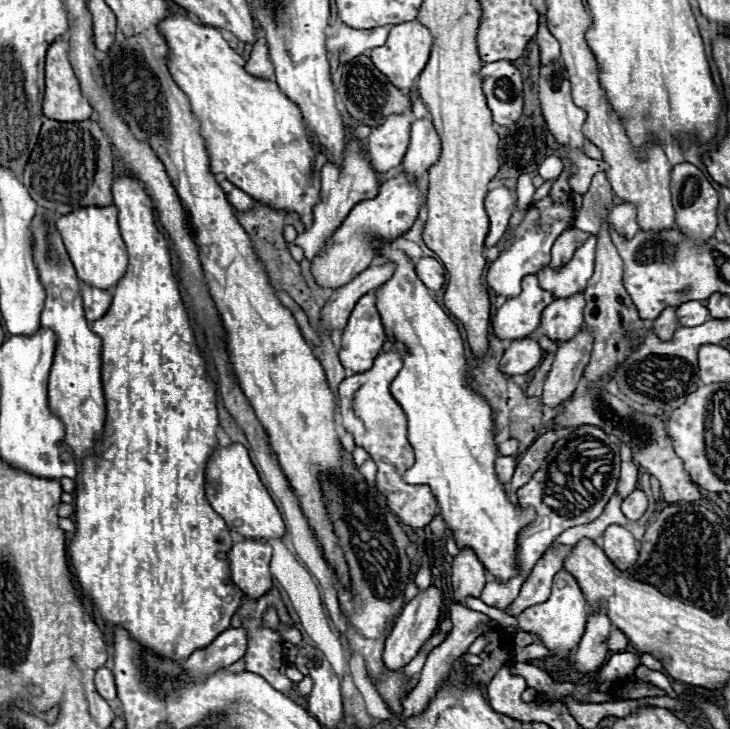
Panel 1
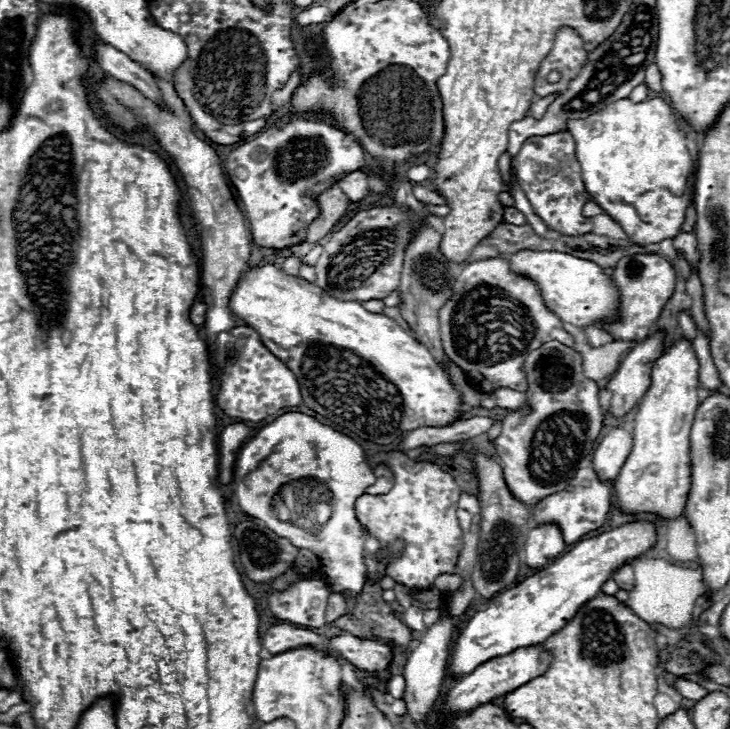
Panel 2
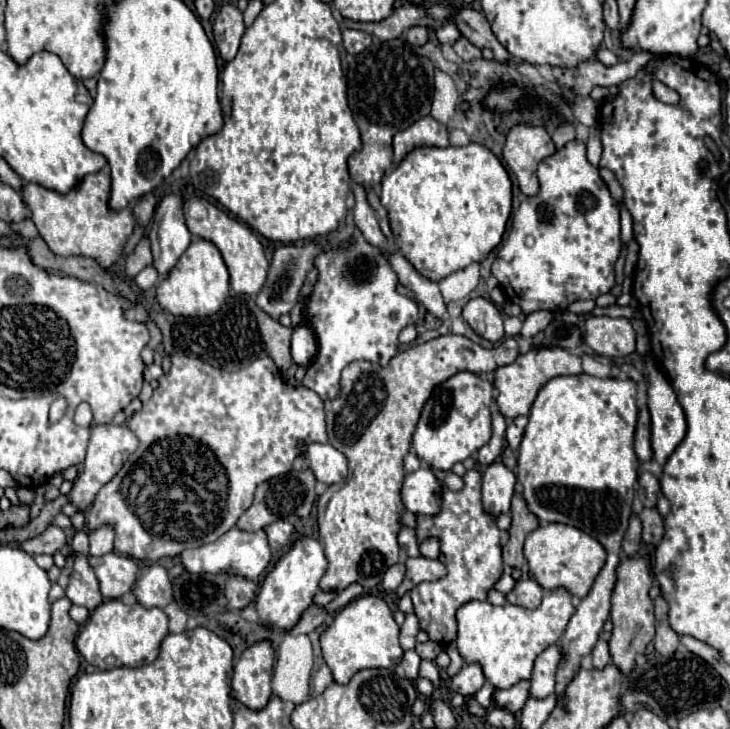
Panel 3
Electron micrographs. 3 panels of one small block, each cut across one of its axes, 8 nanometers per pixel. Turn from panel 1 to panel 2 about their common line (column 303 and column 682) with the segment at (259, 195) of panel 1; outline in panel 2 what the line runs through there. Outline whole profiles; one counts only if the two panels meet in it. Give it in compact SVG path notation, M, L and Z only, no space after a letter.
M622 98L618 102L610 102L610 106L606 106L606 110L598 110L594 114L590 114L590 118L580 118L580 120L570 120L566 122L566 128L568 132L572 134L574 138L574 144L576 144L576 152L574 156L578 158L578 164L582 168L582 180L584 180L584 186L586 186L586 192L594 198L594 202L606 210L606 214L618 222L624 232L630 236L632 242L644 246L644 244L656 244L664 238L674 238L678 232L680 232L680 226L684 222L684 214L686 214L686 208L688 204L692 202L692 196L694 196L694 186L690 184L694 180L694 172L696 172L696 166L698 166L698 136L694 134L692 126L688 126L674 110L672 106L664 100L664 98L648 98L644 102L638 102L634 104L630 98Z

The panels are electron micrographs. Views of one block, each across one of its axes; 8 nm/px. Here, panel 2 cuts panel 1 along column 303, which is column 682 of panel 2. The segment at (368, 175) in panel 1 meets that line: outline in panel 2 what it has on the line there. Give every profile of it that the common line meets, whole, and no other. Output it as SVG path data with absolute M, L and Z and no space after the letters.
M682 232L674 238L674 246L684 250L686 258L692 262L692 266L696 268L696 262L698 262L698 252L696 252L696 246L698 246L698 240L692 232Z

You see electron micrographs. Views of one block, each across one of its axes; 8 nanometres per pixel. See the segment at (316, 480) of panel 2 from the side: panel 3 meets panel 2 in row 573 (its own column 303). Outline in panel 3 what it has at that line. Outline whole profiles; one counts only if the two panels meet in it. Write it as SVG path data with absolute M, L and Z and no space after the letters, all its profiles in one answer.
M298 324L292 330L292 360L298 366L308 368L316 352L318 352L318 342L314 338L314 330L310 330L310 326L306 324Z

